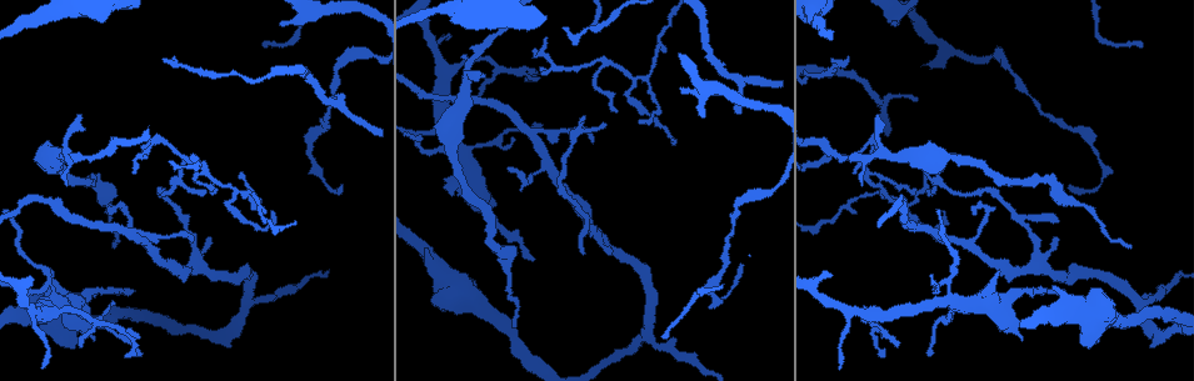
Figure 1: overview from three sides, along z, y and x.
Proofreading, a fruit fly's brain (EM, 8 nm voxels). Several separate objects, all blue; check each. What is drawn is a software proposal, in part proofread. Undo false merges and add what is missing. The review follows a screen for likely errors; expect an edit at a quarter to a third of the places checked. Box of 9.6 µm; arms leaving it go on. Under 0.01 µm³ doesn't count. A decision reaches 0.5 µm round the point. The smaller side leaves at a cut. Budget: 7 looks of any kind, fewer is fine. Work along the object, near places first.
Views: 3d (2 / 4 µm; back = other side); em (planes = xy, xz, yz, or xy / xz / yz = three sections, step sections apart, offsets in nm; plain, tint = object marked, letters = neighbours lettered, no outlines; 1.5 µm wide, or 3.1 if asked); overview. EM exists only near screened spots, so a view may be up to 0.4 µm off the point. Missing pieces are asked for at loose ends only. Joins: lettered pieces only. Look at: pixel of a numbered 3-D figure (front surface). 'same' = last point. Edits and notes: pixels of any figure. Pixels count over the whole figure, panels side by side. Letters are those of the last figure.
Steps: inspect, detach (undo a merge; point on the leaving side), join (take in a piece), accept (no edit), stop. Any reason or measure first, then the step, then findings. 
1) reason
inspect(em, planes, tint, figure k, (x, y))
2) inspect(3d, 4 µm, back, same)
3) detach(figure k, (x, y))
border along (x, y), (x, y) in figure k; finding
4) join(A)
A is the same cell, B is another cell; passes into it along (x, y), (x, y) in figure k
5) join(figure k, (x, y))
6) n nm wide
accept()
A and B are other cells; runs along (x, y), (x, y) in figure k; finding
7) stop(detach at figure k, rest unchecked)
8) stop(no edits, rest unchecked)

looks like a crossing
inspect(3d, 2 µm, figure 1, (884, 190))

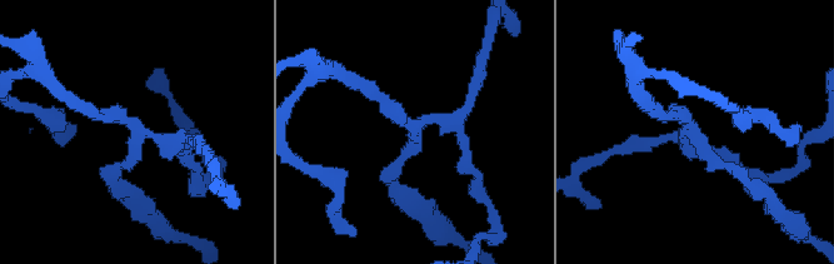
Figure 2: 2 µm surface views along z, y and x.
4 arms; now the EM
inspect(em, planes, tint, figure 2, (421, 127))

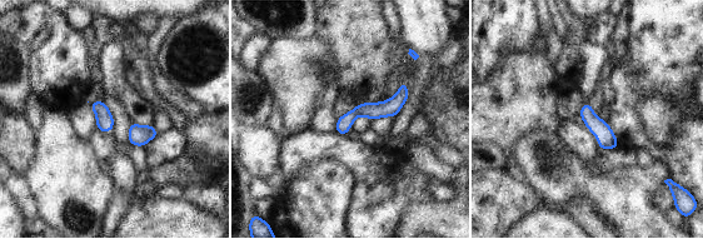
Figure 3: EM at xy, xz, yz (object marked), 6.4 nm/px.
inspect(em, planes, letters, same)

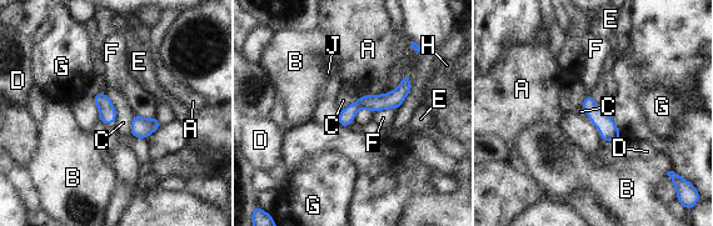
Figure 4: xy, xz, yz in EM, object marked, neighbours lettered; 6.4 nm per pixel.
accept()
A, B, C, D, E, F, G, H and J are other cells; border along (358, 98), (340, 111) in figure 4; continuous, no second neuron

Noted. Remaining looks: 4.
branch stops here
inspect(3d, 2 µm, figure 1, (942, 211))

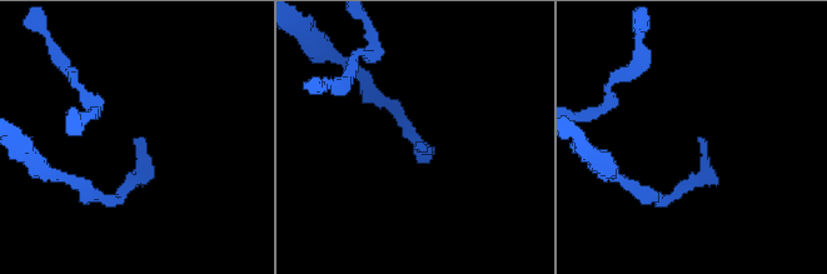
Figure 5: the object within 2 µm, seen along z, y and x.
inspect(em, planes, letters, figure 5, (413, 147))

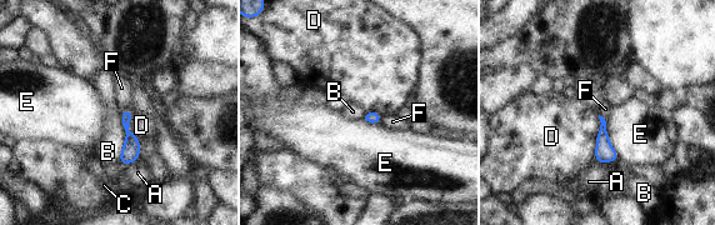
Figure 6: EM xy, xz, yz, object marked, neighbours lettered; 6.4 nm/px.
accept()
A, B, C, D, E and F are other cells; border along (120, 111), (125, 131), (121, 165) in figure 6; none of them fits

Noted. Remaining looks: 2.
free end
inspect(3d, 4 µm, figure 1, (206, 237))

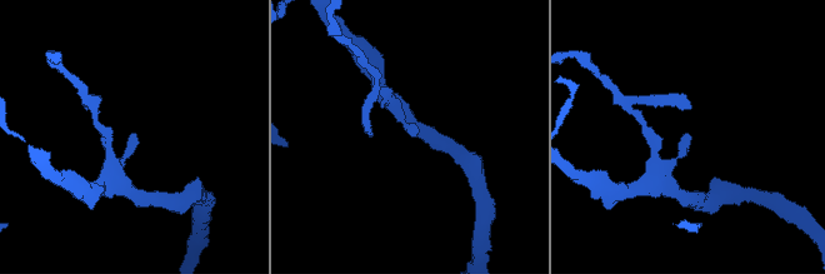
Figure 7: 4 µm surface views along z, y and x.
inspect(em, planes, letters, figure 7, (131, 133))

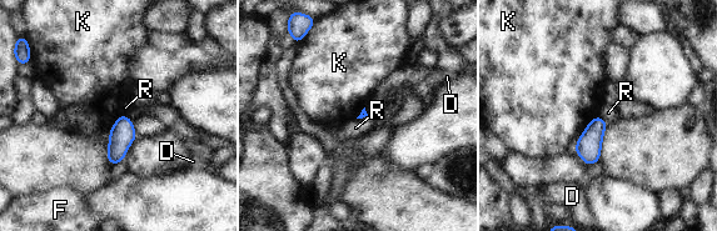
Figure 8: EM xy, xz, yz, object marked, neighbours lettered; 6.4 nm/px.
K touches over 280 nm
accept()
D, F, K and R are other cells; none of them fits

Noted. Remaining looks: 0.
stop(no edits, rest unchecked)

